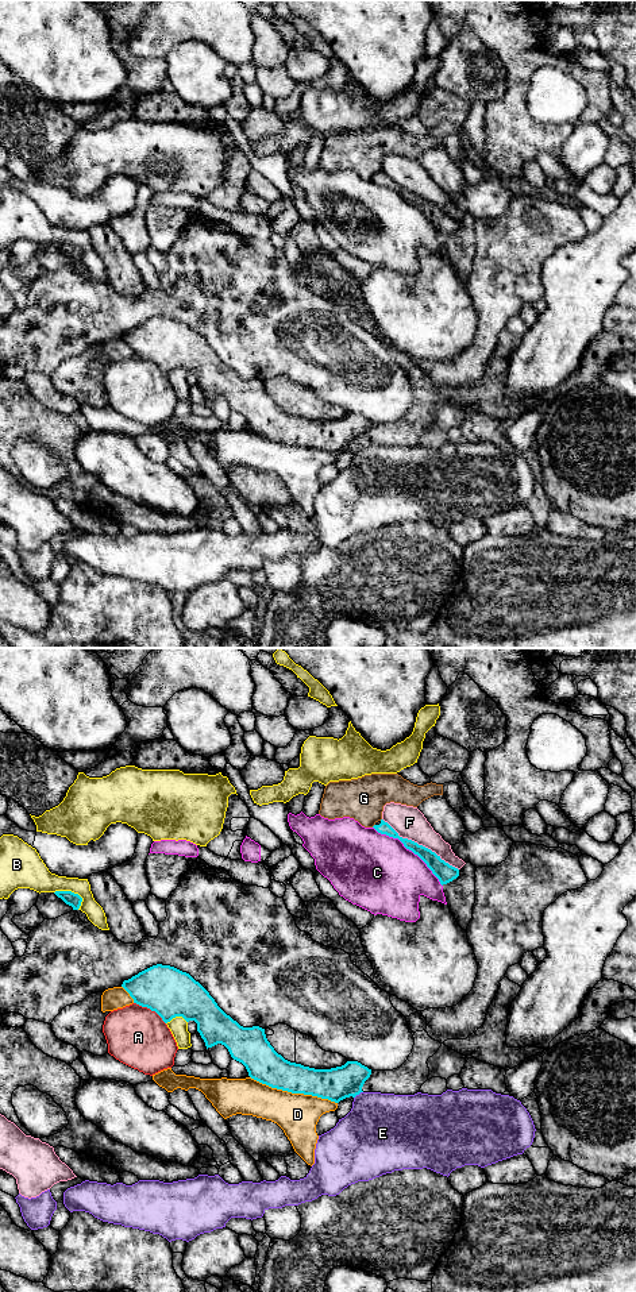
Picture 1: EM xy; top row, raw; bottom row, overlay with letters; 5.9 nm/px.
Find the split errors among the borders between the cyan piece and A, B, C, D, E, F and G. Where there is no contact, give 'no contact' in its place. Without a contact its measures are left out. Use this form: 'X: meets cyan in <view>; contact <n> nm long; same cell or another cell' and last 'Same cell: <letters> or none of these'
A: meets cyan in xy; contact 240 nm long; another cell
B: meets cyan in xy; contact 190 nm long; another cell
C: meets cyan in xy; contact 550 nm long; another cell
D: meets cyan in xy; contact 550 nm long; another cell
E: meets cyan in xy; contact 70 nm long; another cell
F: meets cyan in xy; contact 550 nm long; another cell
G: no contact; another cell
Same cell: none of these

